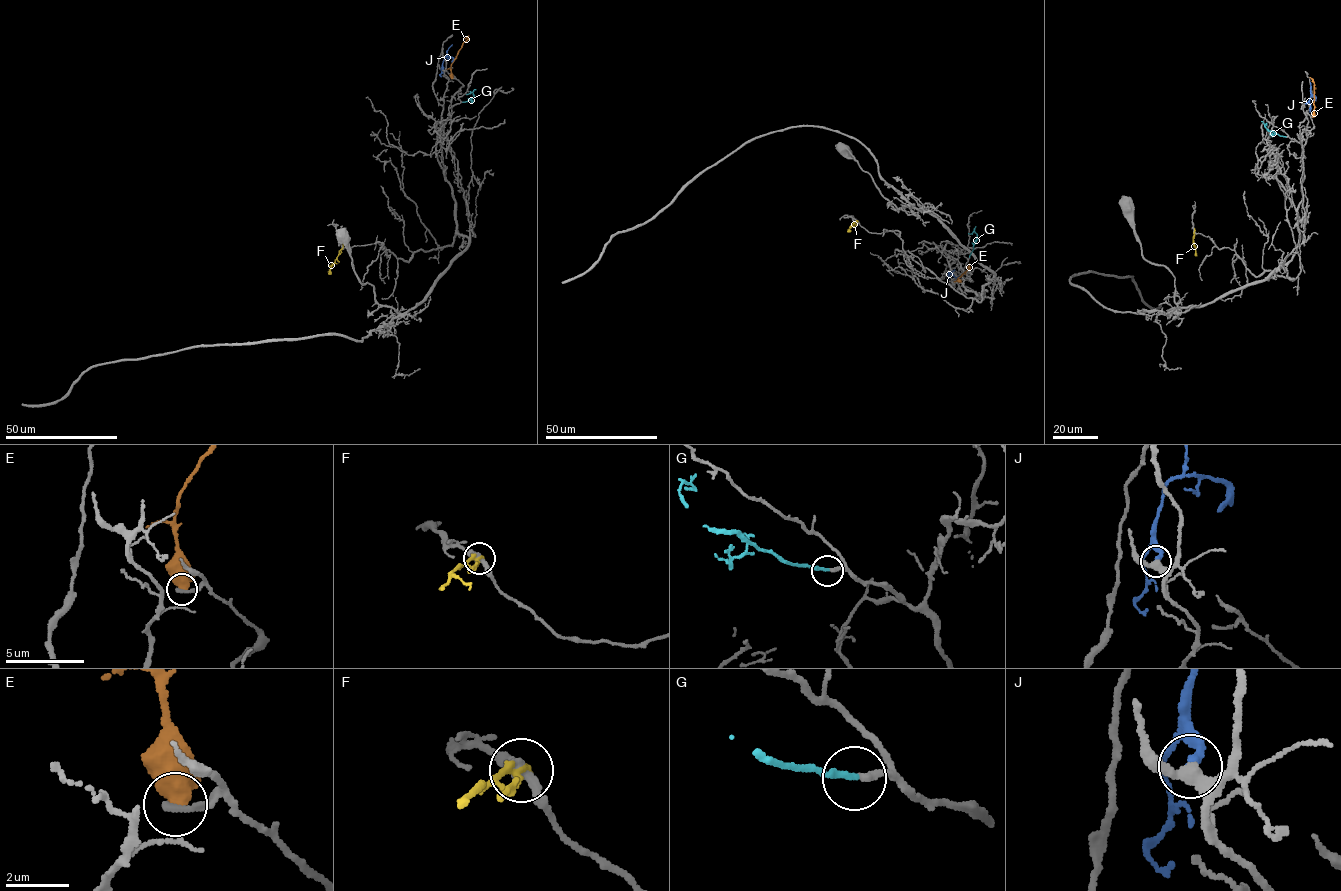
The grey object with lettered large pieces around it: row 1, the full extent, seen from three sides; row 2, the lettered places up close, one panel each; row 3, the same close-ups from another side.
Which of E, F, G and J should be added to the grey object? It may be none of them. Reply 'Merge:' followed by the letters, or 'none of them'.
Merge: G, J

